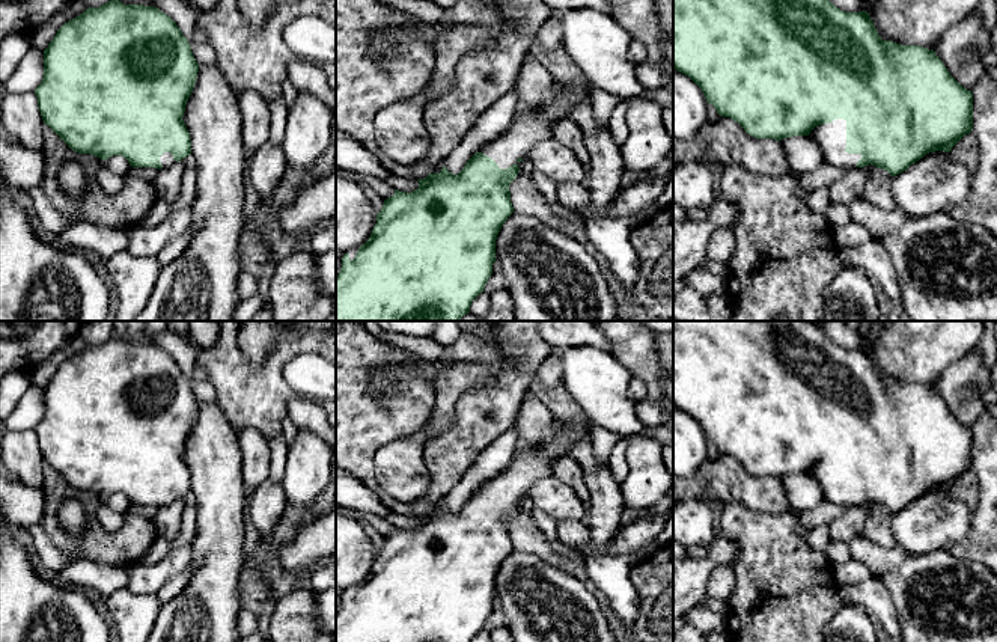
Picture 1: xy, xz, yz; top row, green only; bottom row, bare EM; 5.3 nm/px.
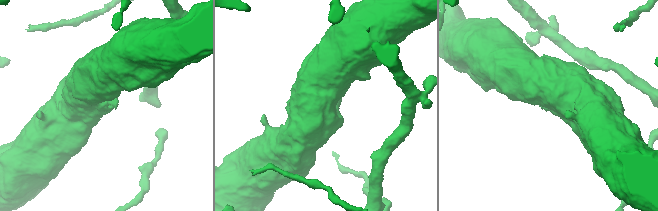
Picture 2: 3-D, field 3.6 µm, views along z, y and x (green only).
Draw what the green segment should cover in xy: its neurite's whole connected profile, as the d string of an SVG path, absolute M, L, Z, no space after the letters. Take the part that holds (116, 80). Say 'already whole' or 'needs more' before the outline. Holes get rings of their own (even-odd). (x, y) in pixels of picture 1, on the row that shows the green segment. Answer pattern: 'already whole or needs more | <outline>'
needs more | M110 0L99 8L86 9L57 30L44 50L44 78L35 95L44 124L72 151L101 160L122 155L133 167L160 170L190 161L191 139L182 116L197 72L199 65L188 39L169 15L154 6Z

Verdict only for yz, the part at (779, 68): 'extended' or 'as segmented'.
extended

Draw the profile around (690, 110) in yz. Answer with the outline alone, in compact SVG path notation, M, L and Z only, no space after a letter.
M673 69L673 137L693 139L708 122L708 104L702 89Z

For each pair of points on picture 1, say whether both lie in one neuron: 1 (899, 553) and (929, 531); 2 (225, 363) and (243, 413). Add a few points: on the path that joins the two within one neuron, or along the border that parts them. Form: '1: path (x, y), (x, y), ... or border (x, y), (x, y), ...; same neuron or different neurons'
1: border (896, 544), (908, 553); different neurons
2: path (231, 376), (243, 392), (243, 401); same neuron

